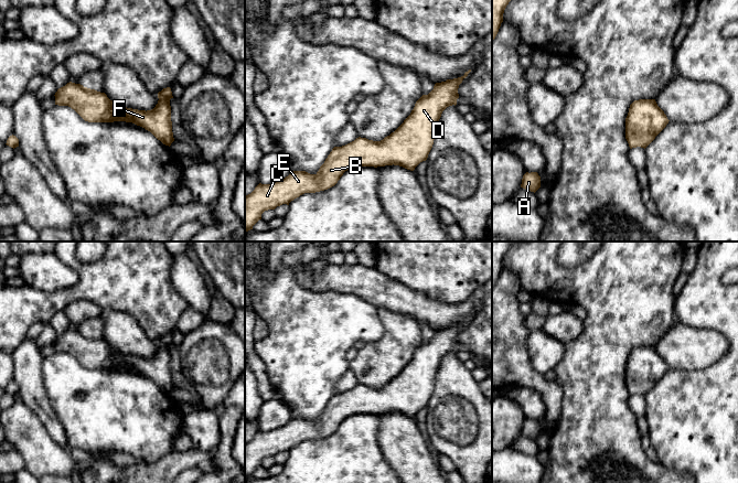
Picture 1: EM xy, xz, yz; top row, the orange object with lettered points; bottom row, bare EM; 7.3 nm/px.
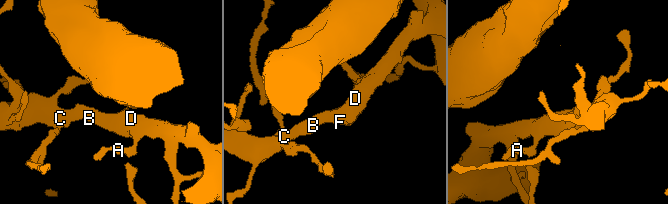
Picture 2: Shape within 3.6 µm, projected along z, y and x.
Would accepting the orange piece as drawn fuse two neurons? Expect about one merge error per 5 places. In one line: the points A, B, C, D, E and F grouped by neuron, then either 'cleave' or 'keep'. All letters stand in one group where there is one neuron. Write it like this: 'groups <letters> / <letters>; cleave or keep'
groups A B C D E F; keep

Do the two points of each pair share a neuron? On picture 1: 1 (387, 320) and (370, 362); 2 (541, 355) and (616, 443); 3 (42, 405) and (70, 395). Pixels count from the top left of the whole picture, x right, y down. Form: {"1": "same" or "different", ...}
{"1": "same", "2": "different", "3": "different"}

